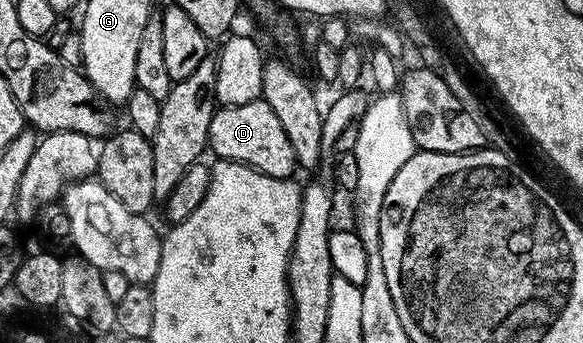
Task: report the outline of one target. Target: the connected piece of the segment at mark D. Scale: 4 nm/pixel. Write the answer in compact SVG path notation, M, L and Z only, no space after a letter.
M260 98L253 102L245 102L241 106L219 106L213 114L213 122L209 122L210 151L220 160L232 160L238 164L248 164L258 172L269 174L273 178L286 180L297 172L293 146L289 146L289 138L285 138L285 130L281 122L277 122L277 114L269 110L269 106Z

